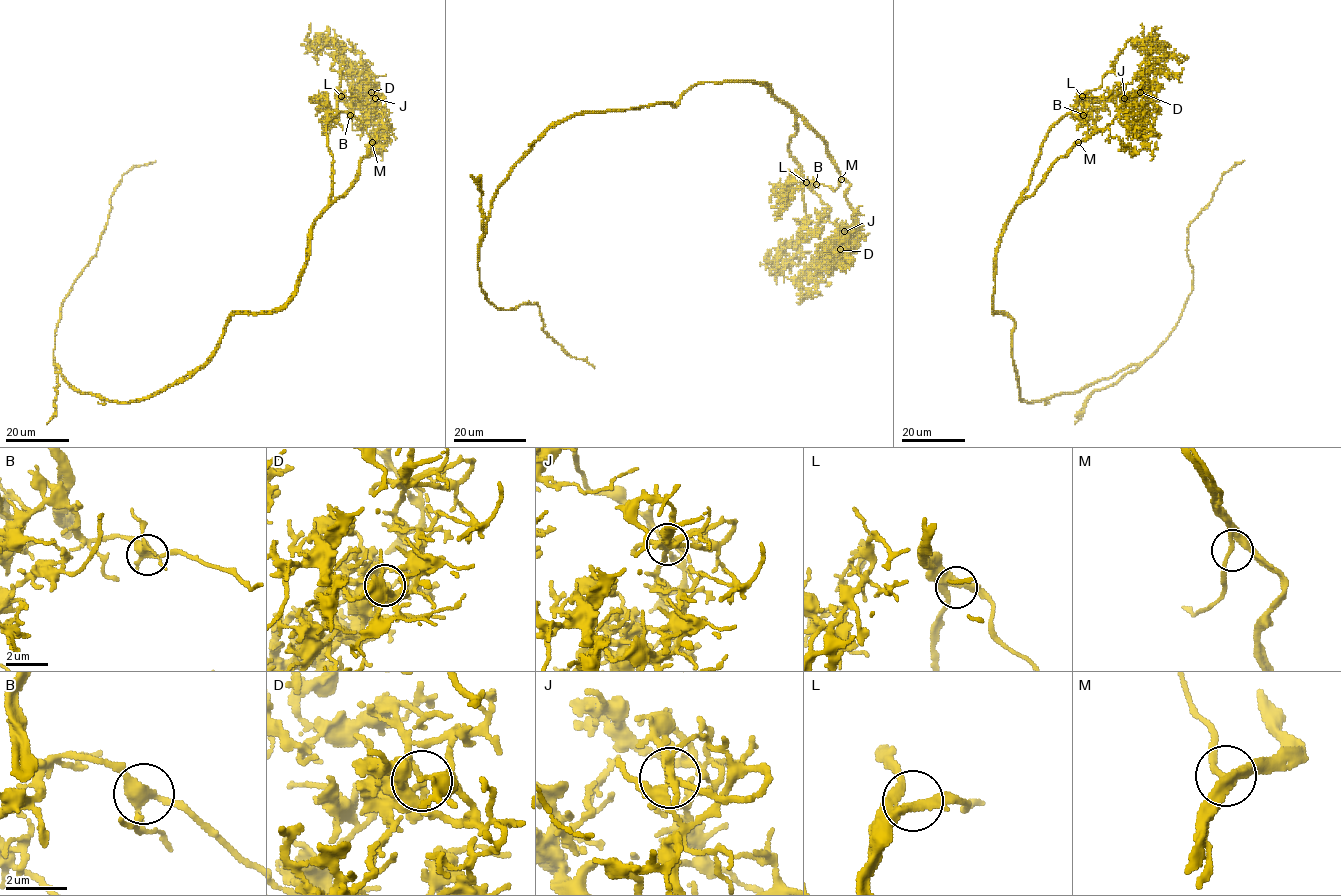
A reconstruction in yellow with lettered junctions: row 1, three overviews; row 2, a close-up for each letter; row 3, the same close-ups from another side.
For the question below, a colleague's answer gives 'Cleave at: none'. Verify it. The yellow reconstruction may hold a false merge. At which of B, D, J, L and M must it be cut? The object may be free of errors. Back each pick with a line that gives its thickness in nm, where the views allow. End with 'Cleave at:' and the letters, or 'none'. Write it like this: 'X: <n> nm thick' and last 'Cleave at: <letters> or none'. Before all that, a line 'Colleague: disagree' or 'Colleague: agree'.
Colleague: agree
Cleave at: none

